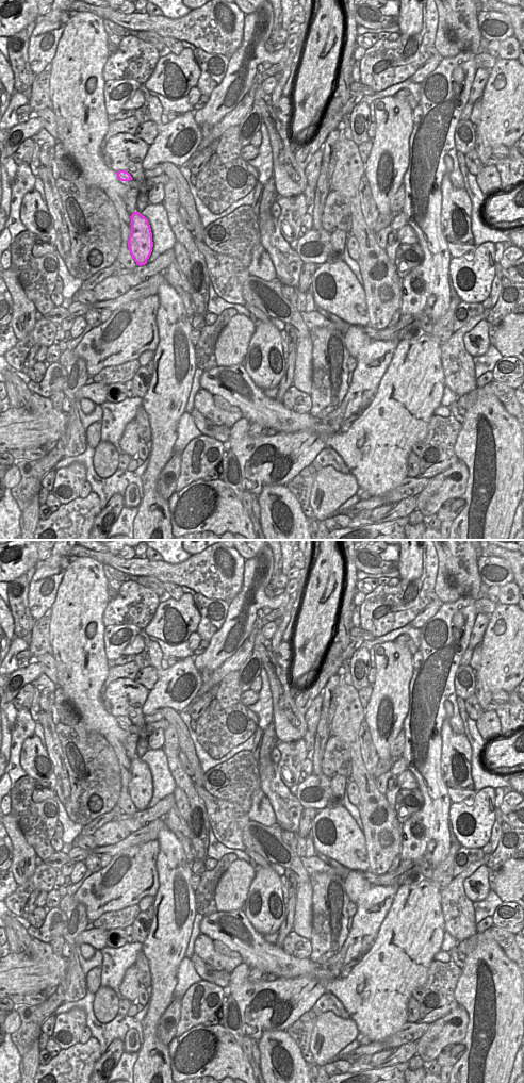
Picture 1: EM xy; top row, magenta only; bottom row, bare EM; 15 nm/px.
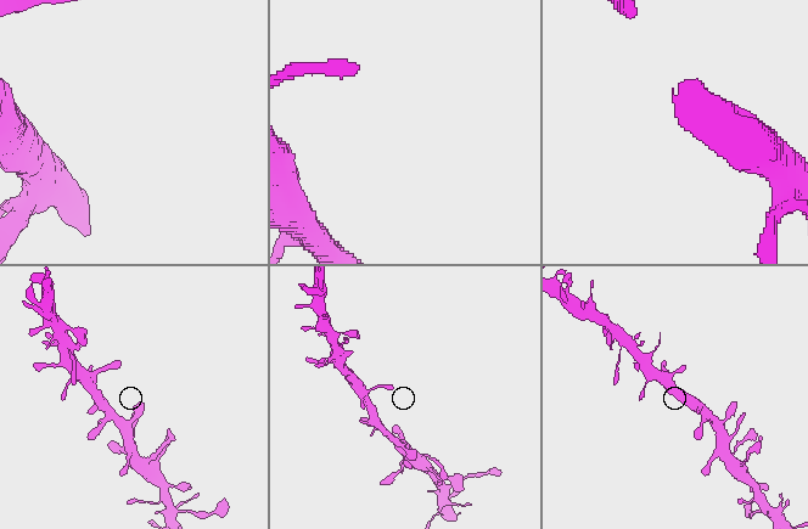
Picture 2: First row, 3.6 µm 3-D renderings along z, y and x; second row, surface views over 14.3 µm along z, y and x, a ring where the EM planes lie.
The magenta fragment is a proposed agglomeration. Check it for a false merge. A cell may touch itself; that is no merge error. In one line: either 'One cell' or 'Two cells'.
One cell.

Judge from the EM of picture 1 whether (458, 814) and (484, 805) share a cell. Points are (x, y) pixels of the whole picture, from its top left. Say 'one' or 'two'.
one

